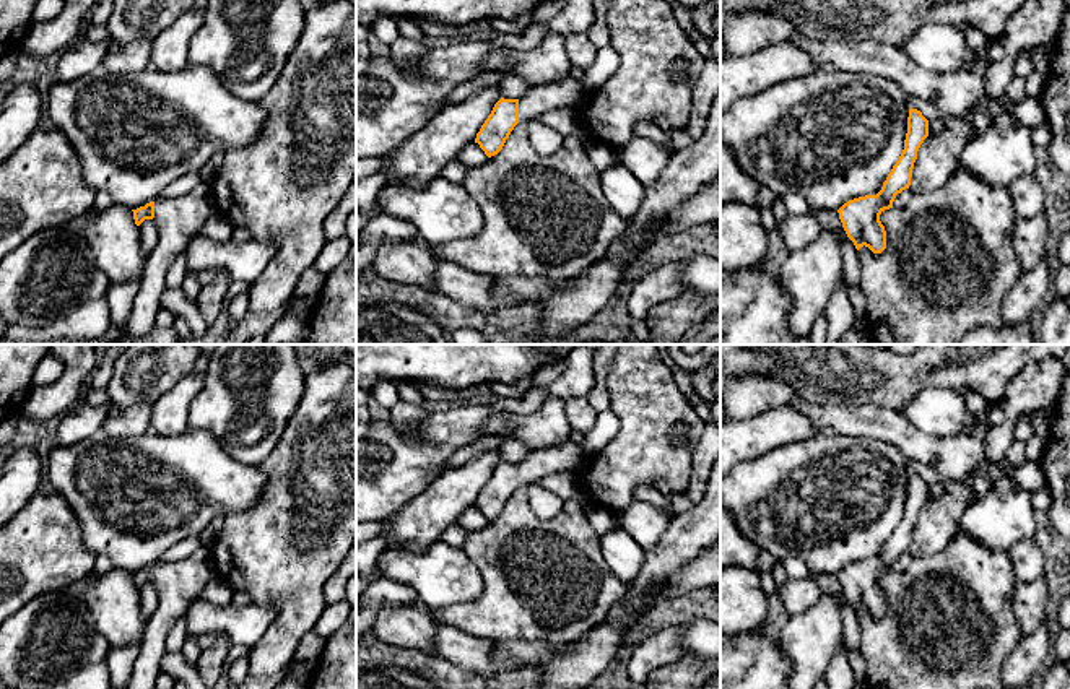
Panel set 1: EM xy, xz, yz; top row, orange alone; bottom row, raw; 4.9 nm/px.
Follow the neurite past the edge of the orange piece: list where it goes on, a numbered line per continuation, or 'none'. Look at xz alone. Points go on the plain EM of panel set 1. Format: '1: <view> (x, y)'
1: xz (539, 463)

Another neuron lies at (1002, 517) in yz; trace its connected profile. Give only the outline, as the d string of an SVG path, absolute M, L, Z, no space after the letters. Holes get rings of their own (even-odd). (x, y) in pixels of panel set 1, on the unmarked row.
M1015 476L1000 478L985 494L963 512L958 531L976 543L1000 552L1008 552L1023 540L1037 533L1033 494L1016 488Z

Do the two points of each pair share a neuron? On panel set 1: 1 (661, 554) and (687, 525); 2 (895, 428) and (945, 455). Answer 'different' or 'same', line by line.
1: same
2: same

